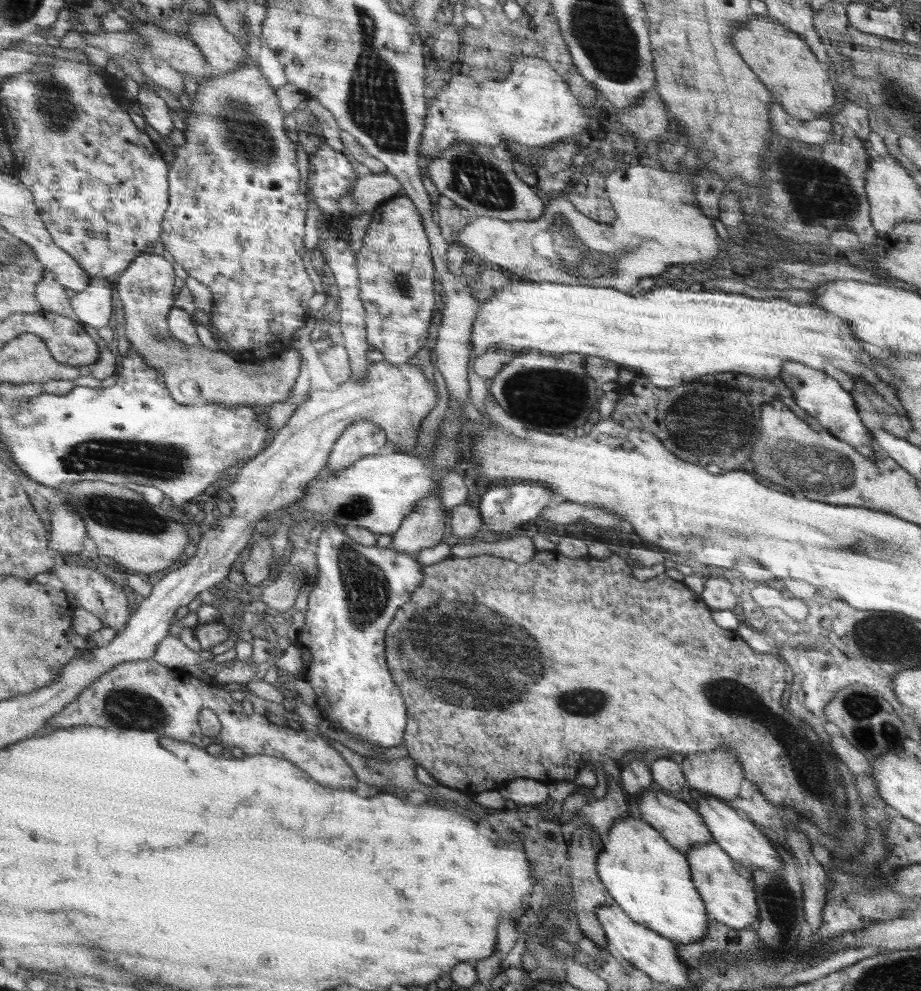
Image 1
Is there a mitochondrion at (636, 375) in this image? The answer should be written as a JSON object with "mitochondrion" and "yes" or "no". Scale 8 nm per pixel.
{"mitochondrion":"no"}

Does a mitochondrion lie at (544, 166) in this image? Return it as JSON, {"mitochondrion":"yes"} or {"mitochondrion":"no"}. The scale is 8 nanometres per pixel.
{"mitochondrion":"no"}

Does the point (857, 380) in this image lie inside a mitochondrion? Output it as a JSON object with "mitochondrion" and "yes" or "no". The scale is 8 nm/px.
{"mitochondrion":"no"}

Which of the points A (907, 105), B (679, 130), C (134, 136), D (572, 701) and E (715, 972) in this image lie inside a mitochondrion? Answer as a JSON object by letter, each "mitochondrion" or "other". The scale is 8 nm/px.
{"A":"mitochondrion","B":"other","C":"other","D":"mitochondrion","E":"other"}

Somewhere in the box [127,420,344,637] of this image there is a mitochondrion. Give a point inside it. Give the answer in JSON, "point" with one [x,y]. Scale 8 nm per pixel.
{"point":[296,575]}

